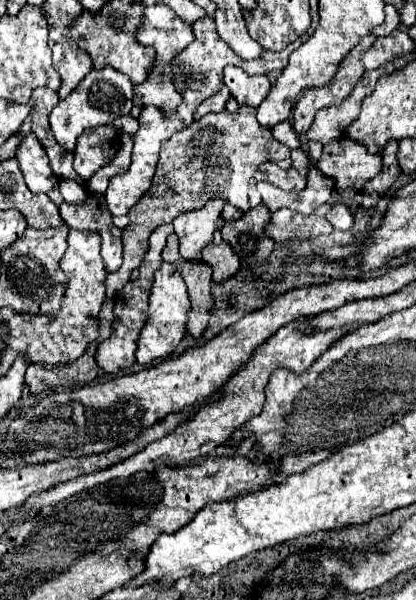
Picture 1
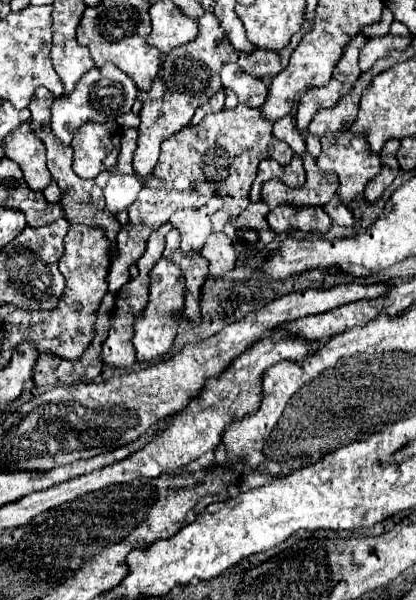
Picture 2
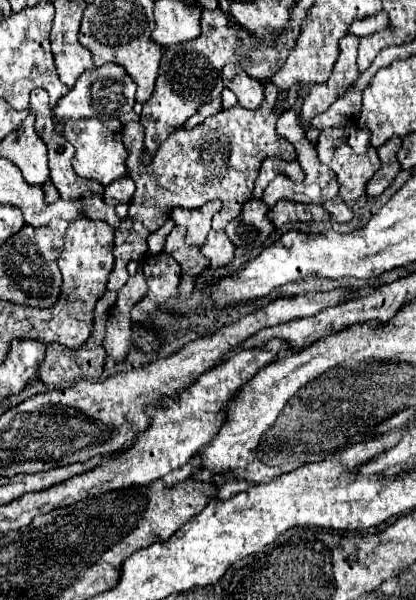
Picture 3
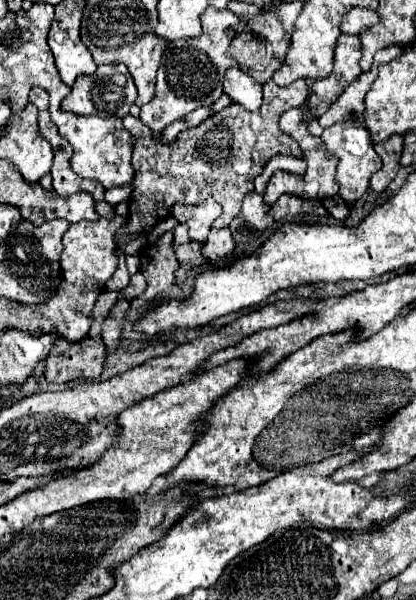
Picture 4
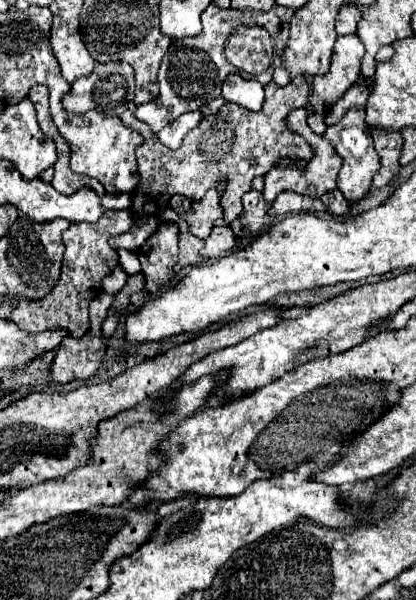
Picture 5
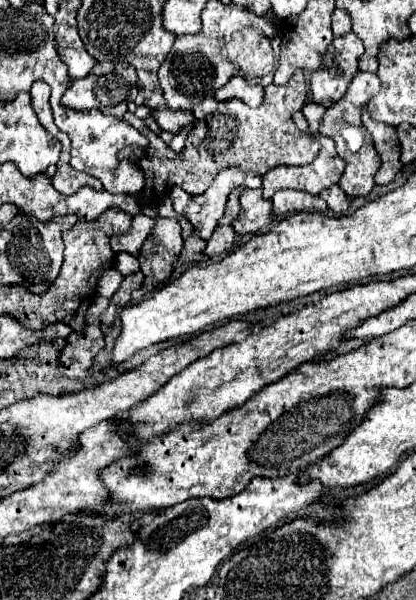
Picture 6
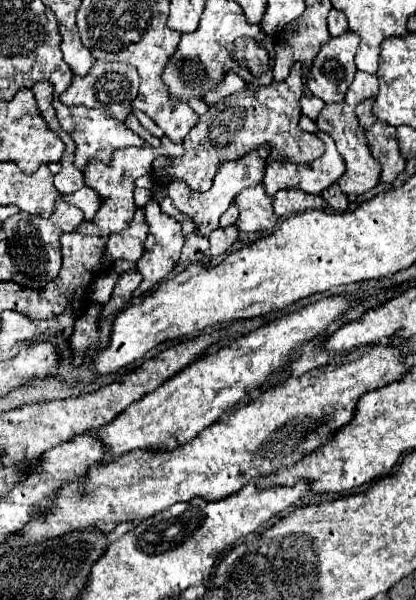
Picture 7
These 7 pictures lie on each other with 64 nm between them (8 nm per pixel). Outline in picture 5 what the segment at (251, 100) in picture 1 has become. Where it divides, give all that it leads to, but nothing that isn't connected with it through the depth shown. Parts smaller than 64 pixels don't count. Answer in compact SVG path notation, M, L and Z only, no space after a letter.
M230 74L222 84L222 94L226 102L236 102L248 110L260 110L264 102L264 88L254 78L242 78L240 74Z

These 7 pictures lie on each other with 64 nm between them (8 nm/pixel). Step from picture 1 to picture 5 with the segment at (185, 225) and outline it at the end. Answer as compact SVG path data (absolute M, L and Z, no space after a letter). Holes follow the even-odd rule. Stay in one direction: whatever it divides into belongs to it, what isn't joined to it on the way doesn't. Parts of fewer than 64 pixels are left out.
M218 180L206 194L202 200L190 200L184 198L180 194L174 194L170 198L170 208L174 208L174 212L178 212L178 216L182 216L188 226L190 232L202 240L206 240L214 228L214 222L218 218L222 218L222 198L224 192L224 180ZM182 206L182 208L176 208Z

